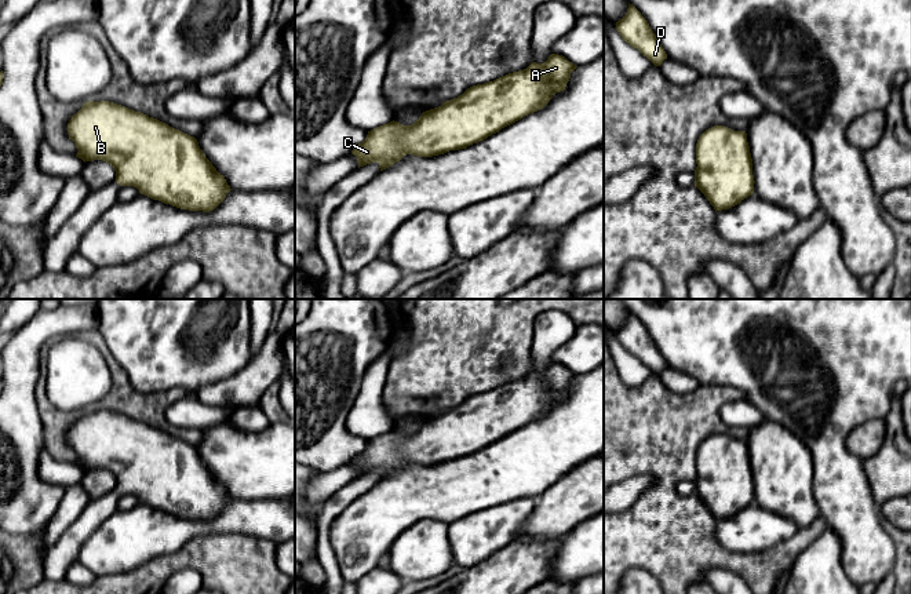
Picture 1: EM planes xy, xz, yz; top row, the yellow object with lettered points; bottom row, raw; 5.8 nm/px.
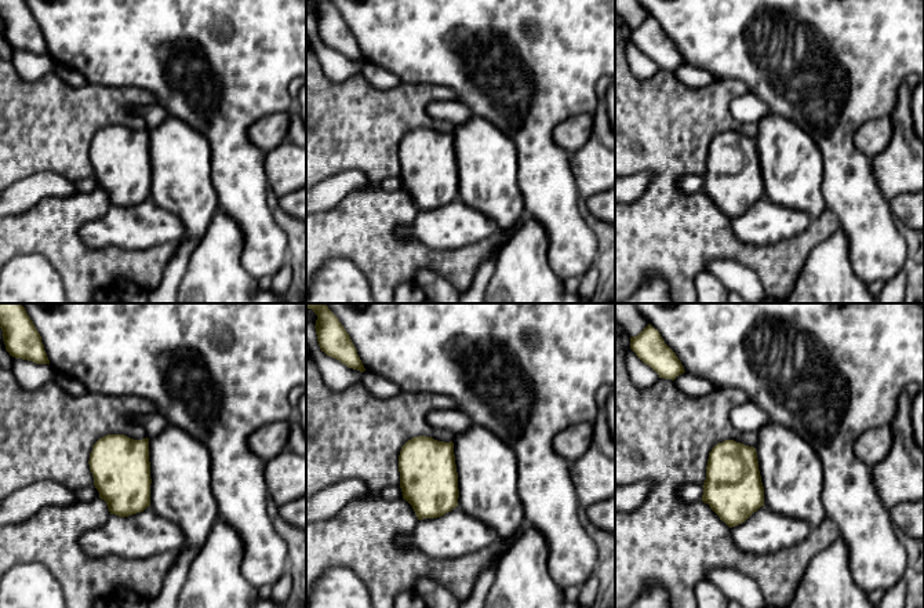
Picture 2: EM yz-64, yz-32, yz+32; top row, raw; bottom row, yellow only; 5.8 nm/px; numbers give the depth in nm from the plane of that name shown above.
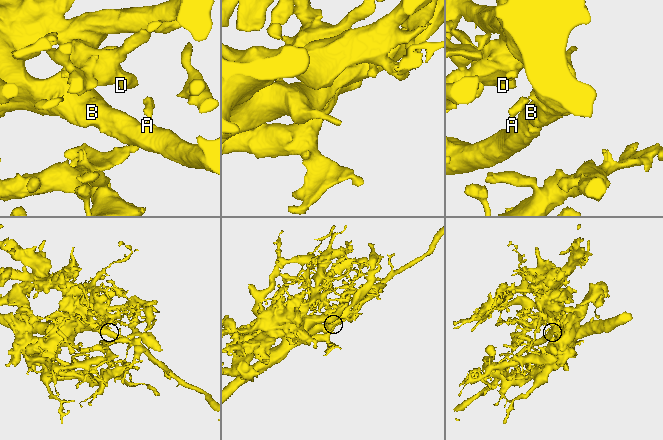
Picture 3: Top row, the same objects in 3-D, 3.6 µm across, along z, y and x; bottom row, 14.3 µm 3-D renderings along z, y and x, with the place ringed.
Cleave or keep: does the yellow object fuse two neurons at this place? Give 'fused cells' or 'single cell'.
single cell

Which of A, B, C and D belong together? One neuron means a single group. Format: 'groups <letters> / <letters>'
groups A B C D

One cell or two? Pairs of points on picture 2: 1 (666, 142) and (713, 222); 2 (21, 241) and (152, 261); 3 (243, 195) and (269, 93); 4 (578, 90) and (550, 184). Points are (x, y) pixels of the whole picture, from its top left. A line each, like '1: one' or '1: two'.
1: one
2: one
3: one
4: one

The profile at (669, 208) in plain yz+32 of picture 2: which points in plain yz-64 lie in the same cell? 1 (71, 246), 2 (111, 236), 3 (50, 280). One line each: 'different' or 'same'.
1: same
2: different
3: different

